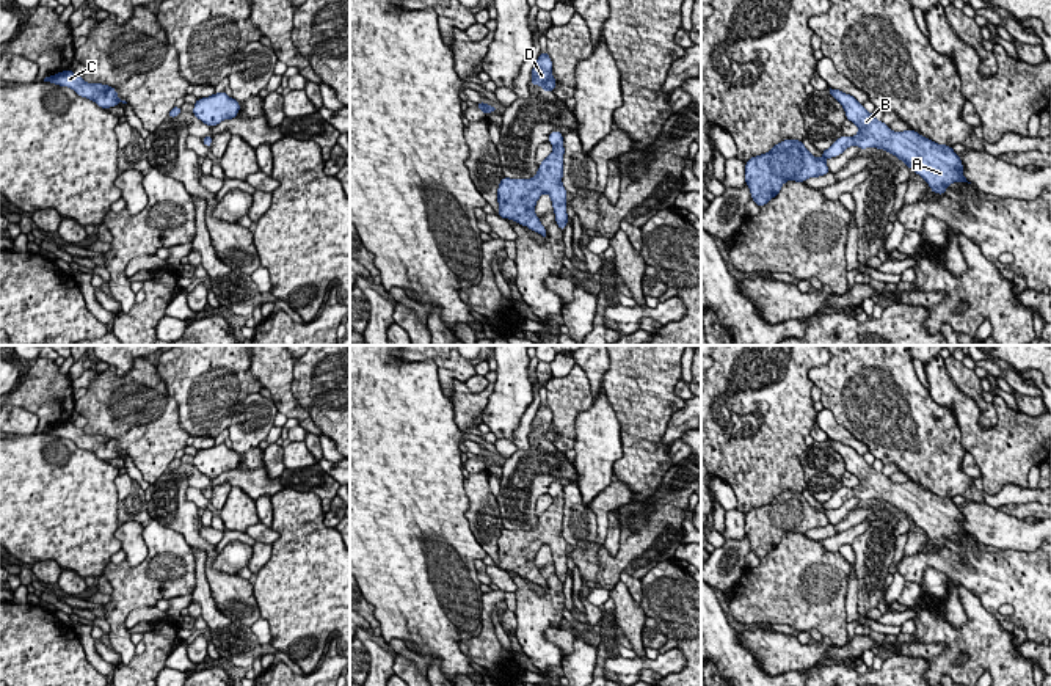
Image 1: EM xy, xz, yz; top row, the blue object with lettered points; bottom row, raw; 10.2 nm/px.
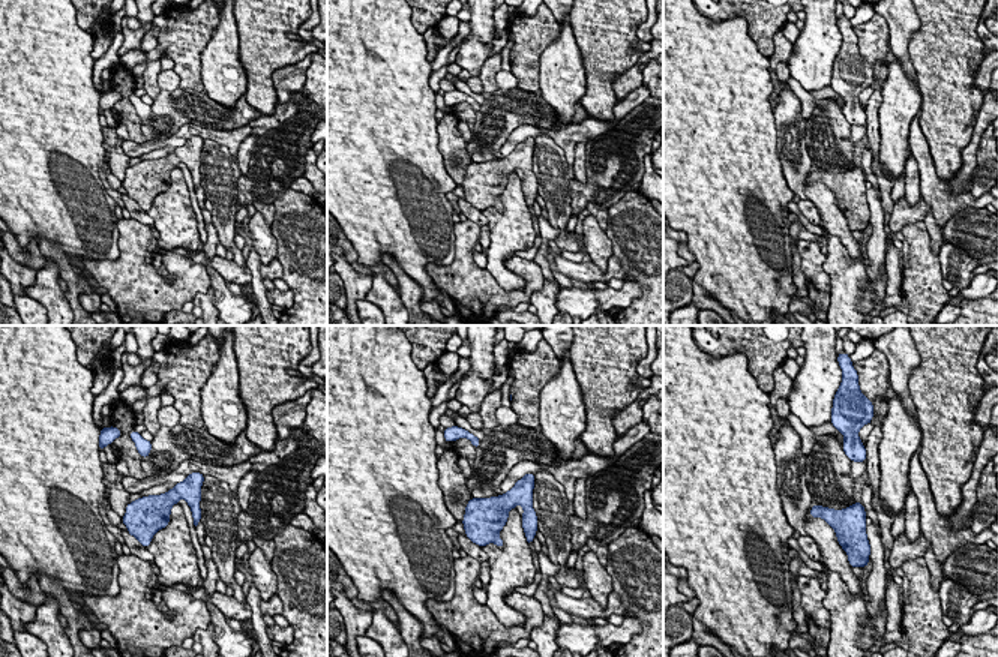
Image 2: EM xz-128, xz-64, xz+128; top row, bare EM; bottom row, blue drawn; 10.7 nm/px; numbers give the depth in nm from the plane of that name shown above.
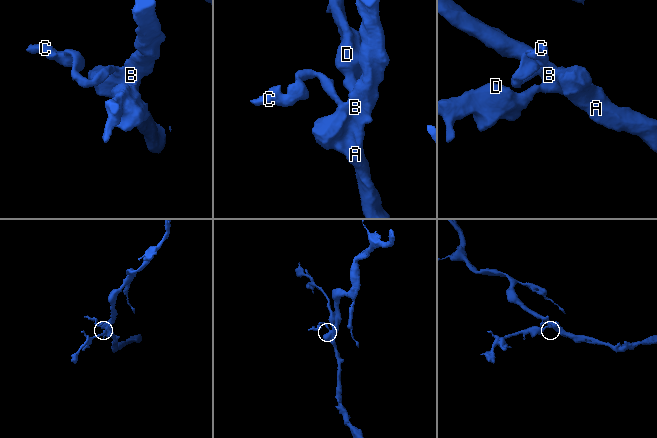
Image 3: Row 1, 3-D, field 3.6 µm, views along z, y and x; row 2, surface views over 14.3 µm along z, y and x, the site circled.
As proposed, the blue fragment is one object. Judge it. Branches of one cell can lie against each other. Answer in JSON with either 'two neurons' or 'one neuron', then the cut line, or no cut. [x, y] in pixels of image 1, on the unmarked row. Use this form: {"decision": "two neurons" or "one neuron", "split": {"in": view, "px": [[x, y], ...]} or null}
{"decision": "one neuron", "split": null}

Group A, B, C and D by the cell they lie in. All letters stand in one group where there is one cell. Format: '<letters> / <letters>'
A B C D

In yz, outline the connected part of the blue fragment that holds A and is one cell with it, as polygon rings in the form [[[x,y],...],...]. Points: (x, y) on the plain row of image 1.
[[[831,440],[830,446],[842,457],[846,469],[858,477],[858,485],[839,488],[828,501],[822,502],[820,510],[814,509],[803,493],[792,490],[775,496],[766,505],[751,509],[745,513],[745,535],[759,559],[775,549],[787,532],[805,534],[809,529],[828,526],[825,512],[841,507],[853,496],[860,501],[877,499],[896,507],[938,546],[944,546],[954,534],[968,534],[962,524],[962,510],[951,498],[938,496],[911,480],[893,483],[853,447]]]

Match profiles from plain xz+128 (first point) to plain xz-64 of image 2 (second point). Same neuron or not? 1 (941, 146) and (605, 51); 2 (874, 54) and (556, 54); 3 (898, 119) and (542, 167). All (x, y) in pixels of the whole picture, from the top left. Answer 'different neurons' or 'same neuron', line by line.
1: same neuron
2: different neurons
3: different neurons

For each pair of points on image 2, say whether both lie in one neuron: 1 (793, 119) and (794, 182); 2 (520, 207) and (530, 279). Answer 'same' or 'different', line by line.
1: same
2: different

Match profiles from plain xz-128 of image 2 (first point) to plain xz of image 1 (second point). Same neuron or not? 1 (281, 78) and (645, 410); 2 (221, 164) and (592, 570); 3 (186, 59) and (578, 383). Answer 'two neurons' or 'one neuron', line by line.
1: two neurons
2: one neuron
3: one neuron

